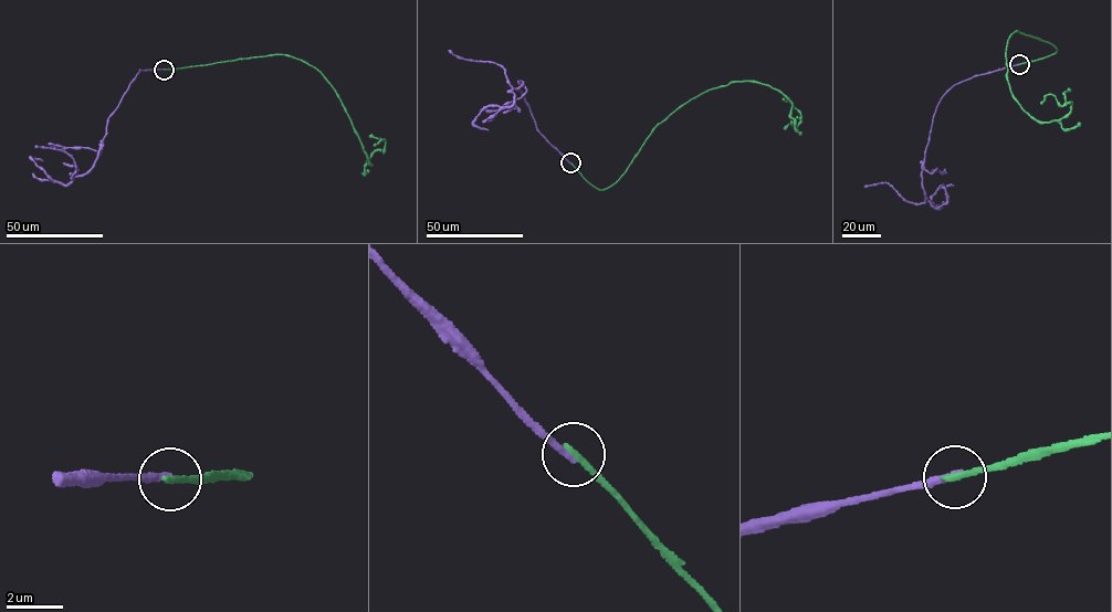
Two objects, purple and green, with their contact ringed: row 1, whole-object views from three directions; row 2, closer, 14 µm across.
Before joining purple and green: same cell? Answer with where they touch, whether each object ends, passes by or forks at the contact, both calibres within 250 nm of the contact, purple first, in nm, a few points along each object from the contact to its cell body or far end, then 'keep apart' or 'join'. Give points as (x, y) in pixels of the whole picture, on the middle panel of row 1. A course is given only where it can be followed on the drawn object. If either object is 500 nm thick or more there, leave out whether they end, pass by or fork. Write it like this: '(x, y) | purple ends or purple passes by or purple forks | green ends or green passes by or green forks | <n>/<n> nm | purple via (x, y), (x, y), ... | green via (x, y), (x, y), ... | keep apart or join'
(570, 162) | purple ends | green ends | 240/280 nm | purple via (570, 162), (537, 129), (517, 90), (523, 81), (512, 88), (499, 65), (459, 59), (449, 50) | green via (570, 162), (607, 188), (699, 95), (768, 84), (795, 127), (782, 98) | keep apart

